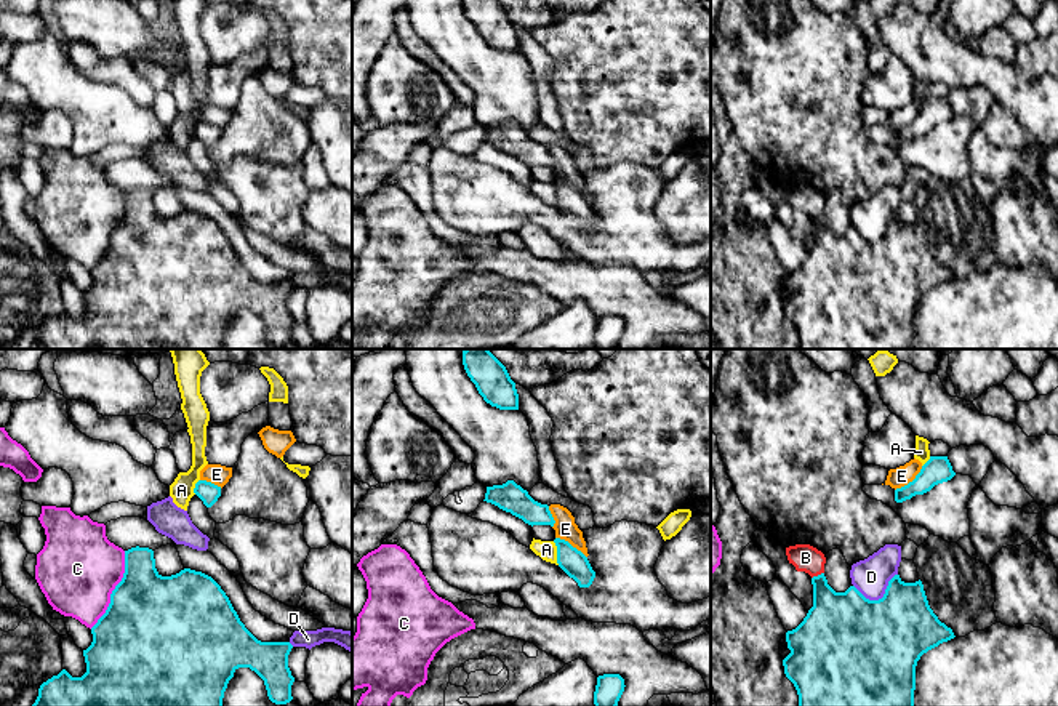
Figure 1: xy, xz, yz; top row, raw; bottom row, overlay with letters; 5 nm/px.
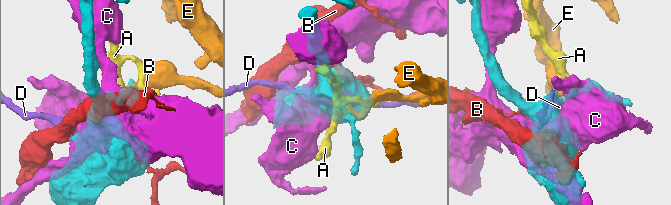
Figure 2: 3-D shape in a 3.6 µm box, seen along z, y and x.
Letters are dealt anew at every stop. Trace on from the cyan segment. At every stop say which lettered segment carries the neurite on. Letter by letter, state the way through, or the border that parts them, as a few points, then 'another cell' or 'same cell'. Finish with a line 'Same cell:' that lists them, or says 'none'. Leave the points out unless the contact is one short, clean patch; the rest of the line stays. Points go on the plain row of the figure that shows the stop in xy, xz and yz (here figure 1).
A: border xz (553, 183), (559, 205); another cell
B: another cell
C: another cell
D: another cell
E: border yz (922, 108), (911, 122), (895, 132); another cell
Same cell: none

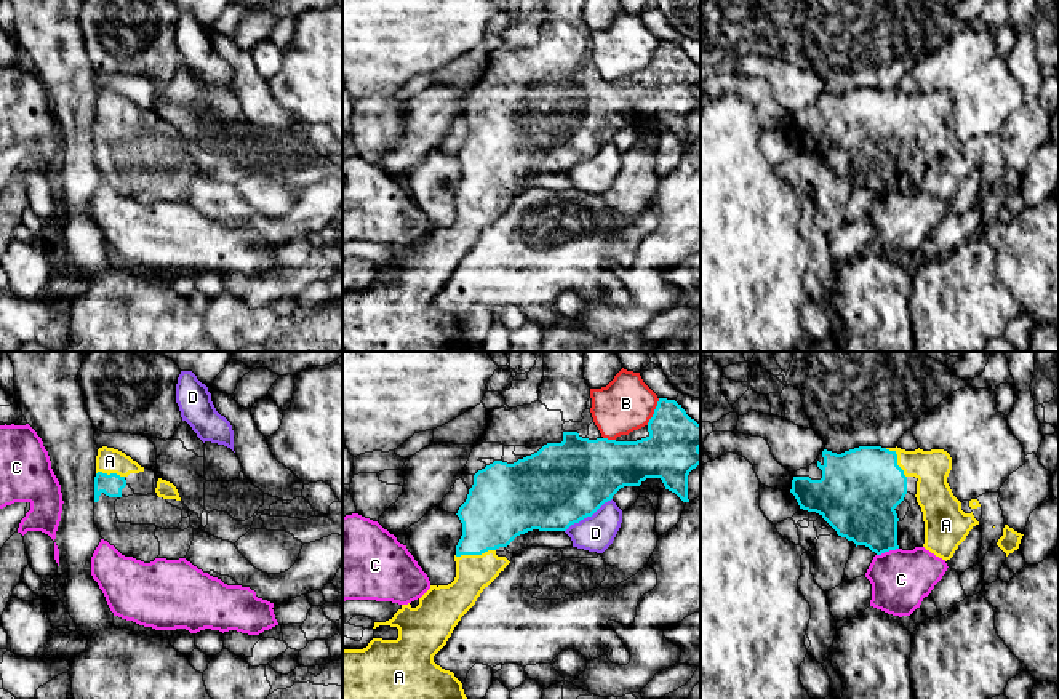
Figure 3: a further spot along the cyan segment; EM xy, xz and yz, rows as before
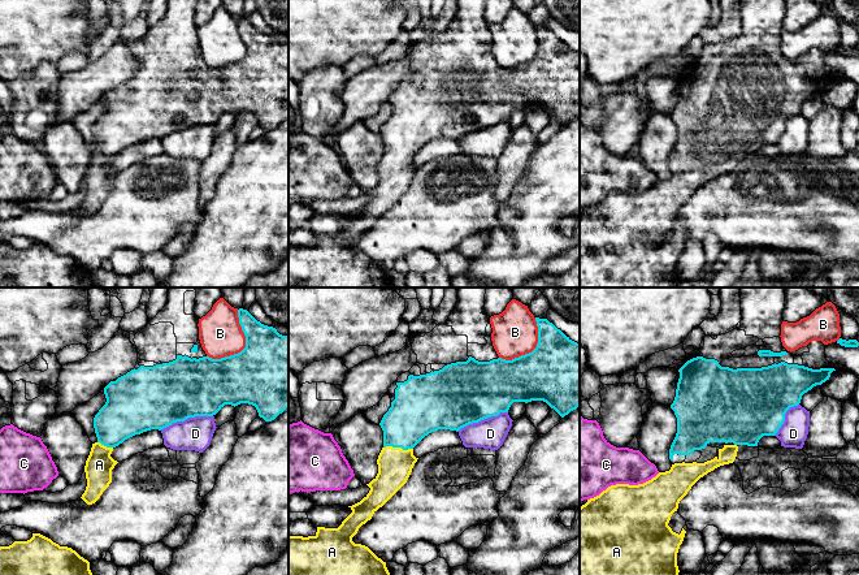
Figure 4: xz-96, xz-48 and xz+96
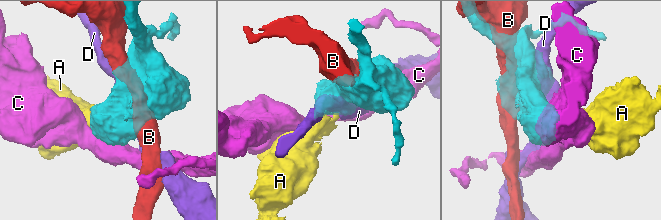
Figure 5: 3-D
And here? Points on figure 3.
A: same cell
B: another cell
C: another cell
D: another cell
Same cell: A

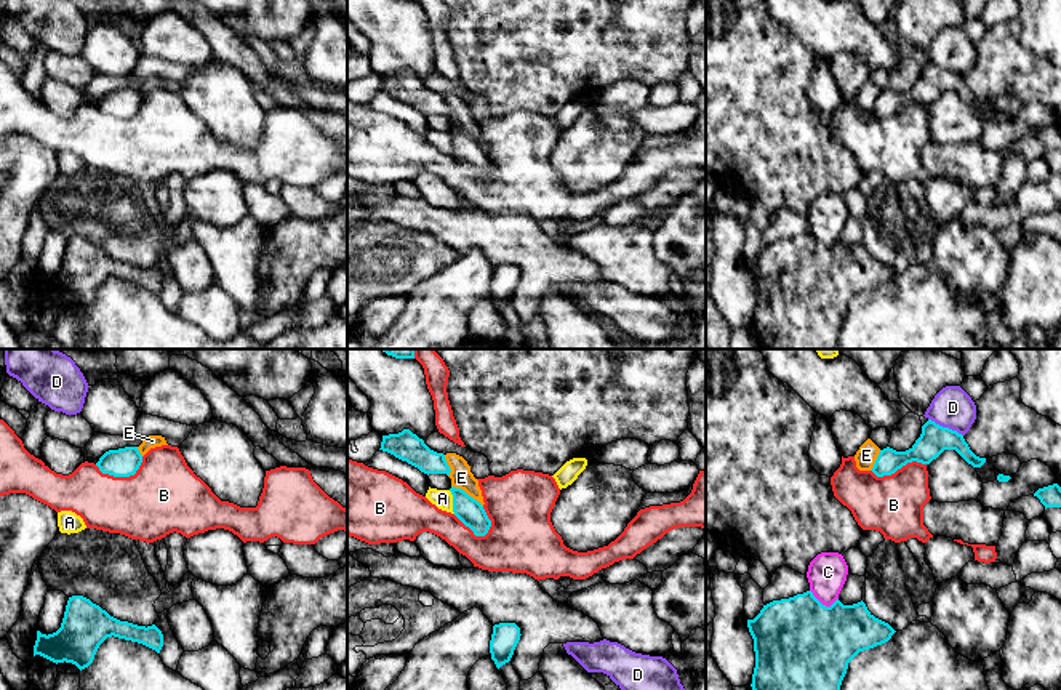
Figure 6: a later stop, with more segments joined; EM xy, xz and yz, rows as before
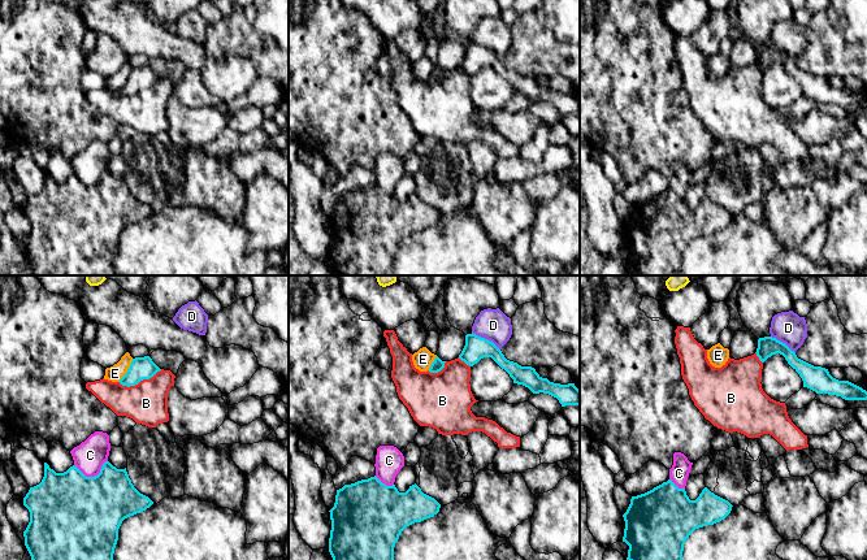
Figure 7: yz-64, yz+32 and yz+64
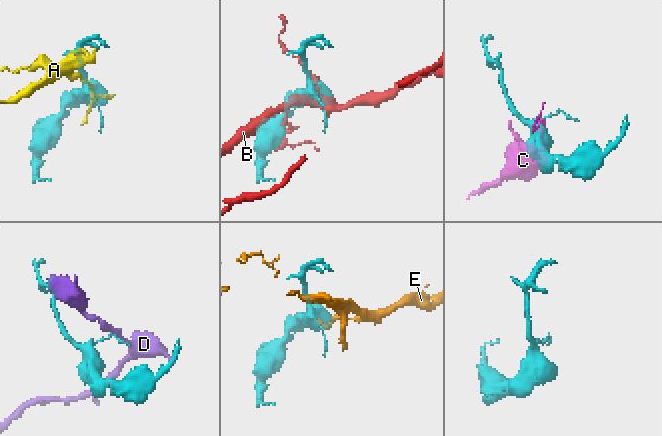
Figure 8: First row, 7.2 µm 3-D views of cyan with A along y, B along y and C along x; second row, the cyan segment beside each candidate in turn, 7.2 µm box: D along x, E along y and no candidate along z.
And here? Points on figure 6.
A: border xz (448, 132), (455, 154); another cell
B: another cell
C: another cell
D: border yz (928, 60), (956, 71), (962, 77); another cell
E: border xz (452, 127), (464, 132), (482, 148); another cell
Same cell: none

